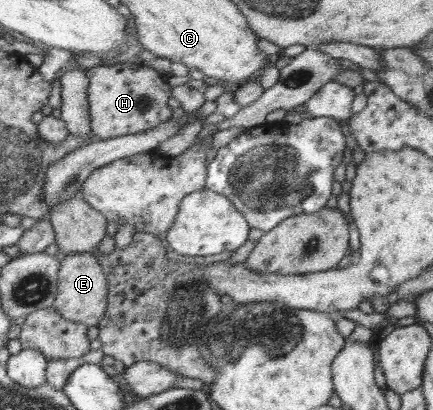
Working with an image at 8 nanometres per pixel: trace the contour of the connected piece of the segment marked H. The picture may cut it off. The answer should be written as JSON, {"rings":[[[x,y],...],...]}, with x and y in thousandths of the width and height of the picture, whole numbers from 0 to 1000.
{"rings":[[[300,146],[266,159],[222,159],[199,176],[206,190],[206,246],[210,254],[210,315],[229,339],[259,339],[275,332],[312,329],[346,320],[367,302],[383,300],[397,288],[388,244],[397,239],[397,212],[388,205],[386,185],[335,159],[307,156]]]}

